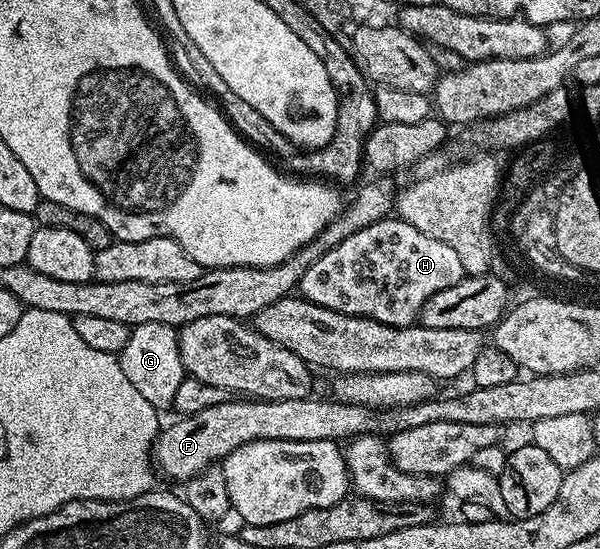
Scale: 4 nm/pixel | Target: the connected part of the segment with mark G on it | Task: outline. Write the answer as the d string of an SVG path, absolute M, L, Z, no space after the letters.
M160 322L131 327L129 340L125 340L125 348L119 351L117 357L129 384L133 384L133 388L137 388L137 392L141 392L155 410L166 412L174 407L177 387L185 377L176 327Z

